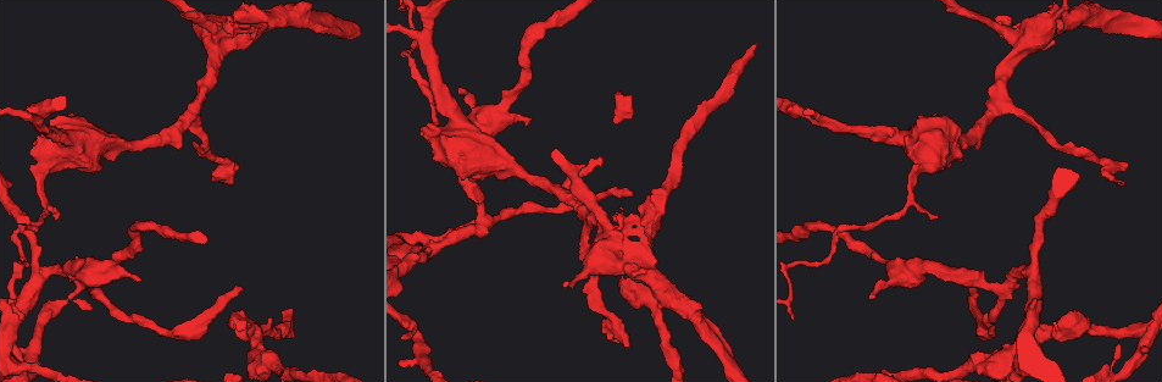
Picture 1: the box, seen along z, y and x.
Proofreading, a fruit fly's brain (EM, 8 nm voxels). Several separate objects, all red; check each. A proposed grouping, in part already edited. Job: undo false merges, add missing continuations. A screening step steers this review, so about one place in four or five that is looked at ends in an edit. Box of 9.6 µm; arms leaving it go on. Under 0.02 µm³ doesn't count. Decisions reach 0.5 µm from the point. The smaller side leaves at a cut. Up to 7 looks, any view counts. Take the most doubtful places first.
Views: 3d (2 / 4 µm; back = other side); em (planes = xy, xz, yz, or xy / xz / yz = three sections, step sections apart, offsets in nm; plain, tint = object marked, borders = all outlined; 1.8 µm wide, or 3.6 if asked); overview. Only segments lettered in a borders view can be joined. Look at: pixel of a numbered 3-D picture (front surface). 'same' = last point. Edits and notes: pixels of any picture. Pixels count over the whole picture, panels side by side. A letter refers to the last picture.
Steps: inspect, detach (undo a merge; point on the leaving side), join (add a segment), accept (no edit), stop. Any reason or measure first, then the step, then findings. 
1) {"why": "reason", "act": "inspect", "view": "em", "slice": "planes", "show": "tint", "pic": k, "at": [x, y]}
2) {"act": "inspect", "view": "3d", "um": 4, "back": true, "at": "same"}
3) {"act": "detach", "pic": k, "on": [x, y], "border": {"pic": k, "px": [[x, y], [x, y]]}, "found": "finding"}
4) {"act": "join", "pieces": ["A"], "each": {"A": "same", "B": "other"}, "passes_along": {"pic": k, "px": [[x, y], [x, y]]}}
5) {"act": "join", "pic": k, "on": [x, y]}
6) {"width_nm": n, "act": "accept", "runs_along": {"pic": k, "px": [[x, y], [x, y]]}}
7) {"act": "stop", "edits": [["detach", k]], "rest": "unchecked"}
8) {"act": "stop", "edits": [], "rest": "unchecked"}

{"why": "branch stops here", "act": "inspect", "view": "3d", "um": 4, "pic": 1, "at": [626, 347]}

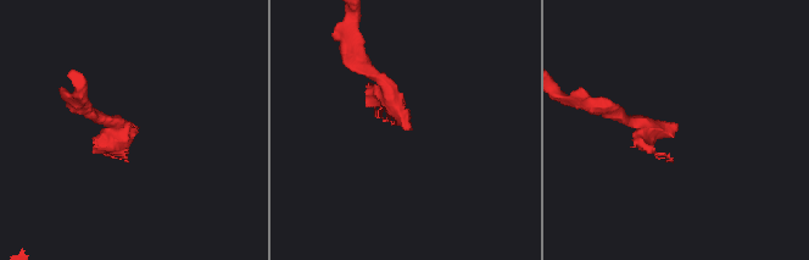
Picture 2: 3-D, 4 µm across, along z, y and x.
{"why": "shape alone is not enough", "act": "inspect", "view": "em", "slice": "planes", "show": "borders", "pic": 2, "at": [131, 122]}

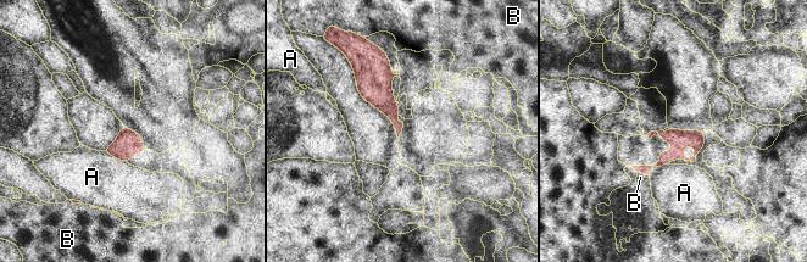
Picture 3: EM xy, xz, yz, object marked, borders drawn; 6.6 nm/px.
{"longest_contact_nm": ["A", 170], "act": "accept", "each": {"A": "other", "B": "other"}, "border": {"pic": 3, "px": [[669, 162], [655, 166], [649, 176]]}, "found": "no lettered segment goes on from it"}

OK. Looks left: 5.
{"why": "free end", "act": "inspect", "view": "3d", "um": 2, "pic": 1, "at": [1118, 31]}

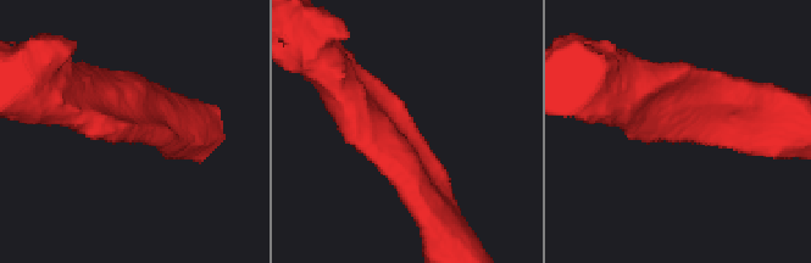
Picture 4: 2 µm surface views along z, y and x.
{"act": "inspect", "view": "em", "slice": "yz", "step": 16, "show": "borders", "pic": 4, "at": [679, 144]}

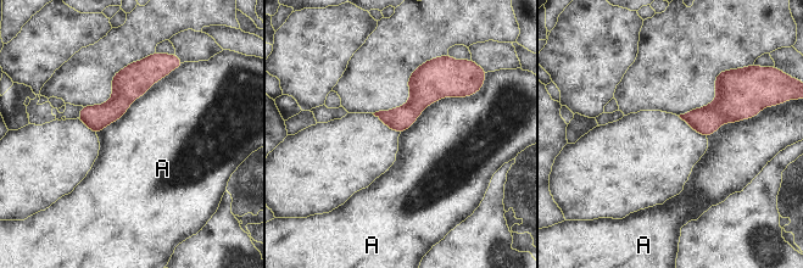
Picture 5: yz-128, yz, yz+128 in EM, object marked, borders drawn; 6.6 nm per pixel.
{"why": "cut it another way", "act": "inspect", "view": "em", "slice": "planes", "show": "borders", "at": "same"}

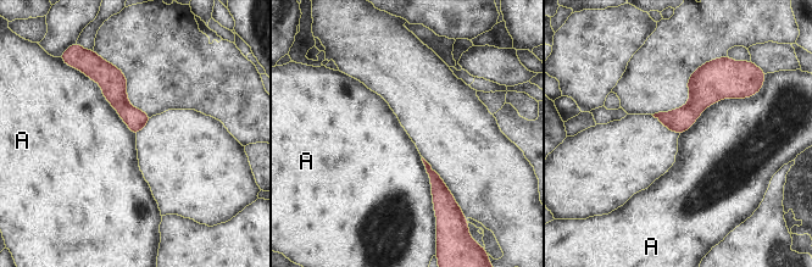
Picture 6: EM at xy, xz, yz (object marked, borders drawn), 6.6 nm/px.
{"act": "accept", "each": {"A": "other"}, "border": {"pic": 6, "px": [[755, 94], [711, 104], [679, 135]]}, "found": "none of them fits"}

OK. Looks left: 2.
{"why": "sudden change in width", "act": "inspect", "view": "em", "slice": "planes", "show": "borders", "pic": 1, "at": [915, 180]}

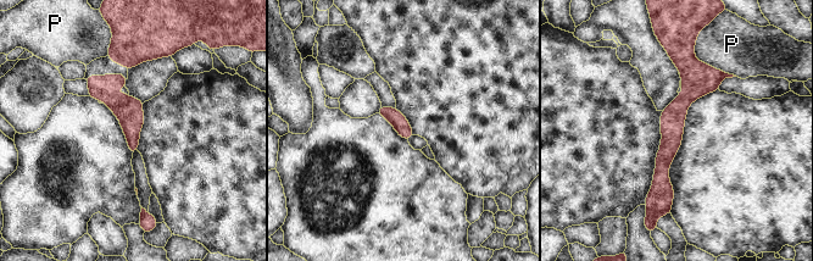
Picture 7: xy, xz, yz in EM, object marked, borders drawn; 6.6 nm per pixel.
{"longest_contact_nm": ["P", 340], "act": "accept", "each": {"P": "other"}, "found": "continuous, no second cell"}

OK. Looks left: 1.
{"act": "stop", "edits": [], "rest": "unchecked"}

